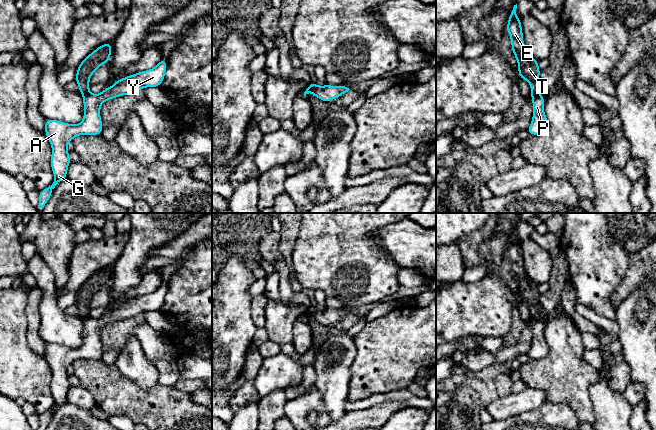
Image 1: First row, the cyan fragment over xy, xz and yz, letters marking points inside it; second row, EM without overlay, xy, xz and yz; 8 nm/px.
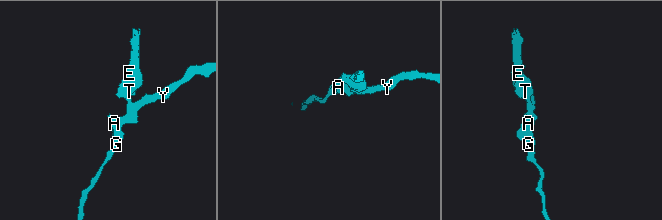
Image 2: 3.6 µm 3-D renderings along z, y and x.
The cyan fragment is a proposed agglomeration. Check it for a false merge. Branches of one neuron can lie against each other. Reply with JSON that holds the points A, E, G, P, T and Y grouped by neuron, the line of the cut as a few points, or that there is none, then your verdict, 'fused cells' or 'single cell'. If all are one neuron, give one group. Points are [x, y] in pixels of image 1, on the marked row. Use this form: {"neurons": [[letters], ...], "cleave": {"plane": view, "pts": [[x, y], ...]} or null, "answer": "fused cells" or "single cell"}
{"neurons": [["A", "G", "P", "Y"], ["E", "T"]], "cleave": {"plane": "yz", "pts": [[532, 93], [539, 95]]}, "answer": "fused cells"}

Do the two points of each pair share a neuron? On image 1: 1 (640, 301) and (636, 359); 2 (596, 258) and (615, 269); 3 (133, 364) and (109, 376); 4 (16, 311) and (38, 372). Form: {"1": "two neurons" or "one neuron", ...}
{"1": "one neuron", "2": "one neuron", "3": "two neurons", "4": "one neuron"}

